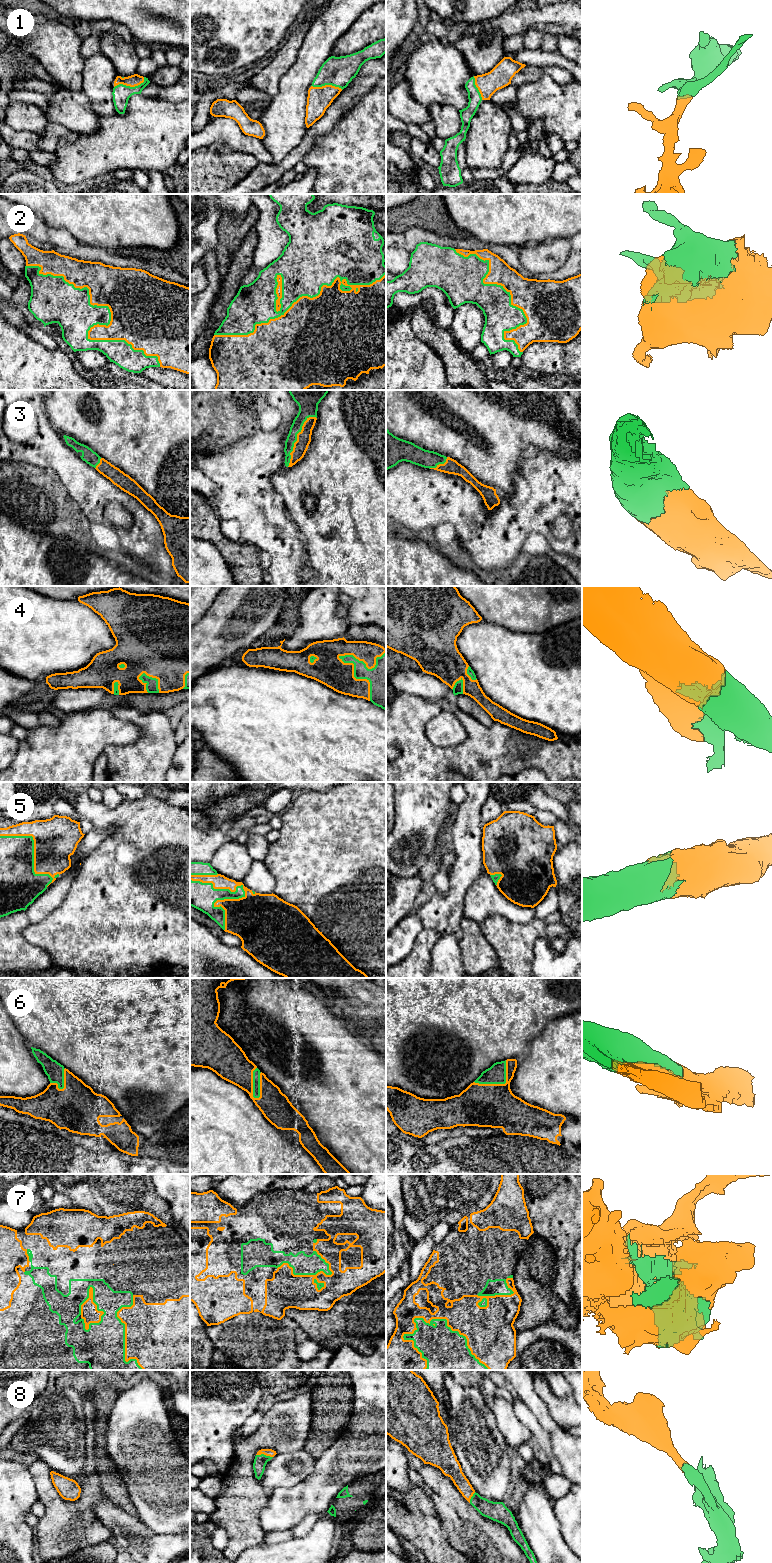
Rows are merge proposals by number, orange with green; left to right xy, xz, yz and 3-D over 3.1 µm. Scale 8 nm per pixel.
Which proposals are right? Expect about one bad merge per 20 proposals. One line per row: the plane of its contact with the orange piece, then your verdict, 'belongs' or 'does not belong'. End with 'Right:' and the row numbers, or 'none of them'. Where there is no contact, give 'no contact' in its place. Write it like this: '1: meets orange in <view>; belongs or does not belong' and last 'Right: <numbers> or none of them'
1: meets orange in xy; belongs
2: meets orange in xy; belongs
3: meets orange in xz; belongs
4: meets orange in xz; belongs
5: meets orange in xz; belongs
6: meets orange in xz; belongs
7: meets orange in yz; belongs
8: meets orange in xz; belongs
Right: 1, 2, 3, 4, 5, 6, 7, 8

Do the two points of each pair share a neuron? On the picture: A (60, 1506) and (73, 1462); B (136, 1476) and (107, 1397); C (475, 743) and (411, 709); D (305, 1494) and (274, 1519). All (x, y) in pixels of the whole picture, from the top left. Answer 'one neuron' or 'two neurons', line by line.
A: two neurons
B: two neurons
C: one neuron
D: one neuron

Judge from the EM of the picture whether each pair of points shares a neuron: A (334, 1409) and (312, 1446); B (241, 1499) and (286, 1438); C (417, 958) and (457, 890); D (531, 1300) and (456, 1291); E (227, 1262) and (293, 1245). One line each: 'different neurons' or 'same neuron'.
A: same neuron
B: same neuron
C: different neurons
D: different neurons
E: same neuron

